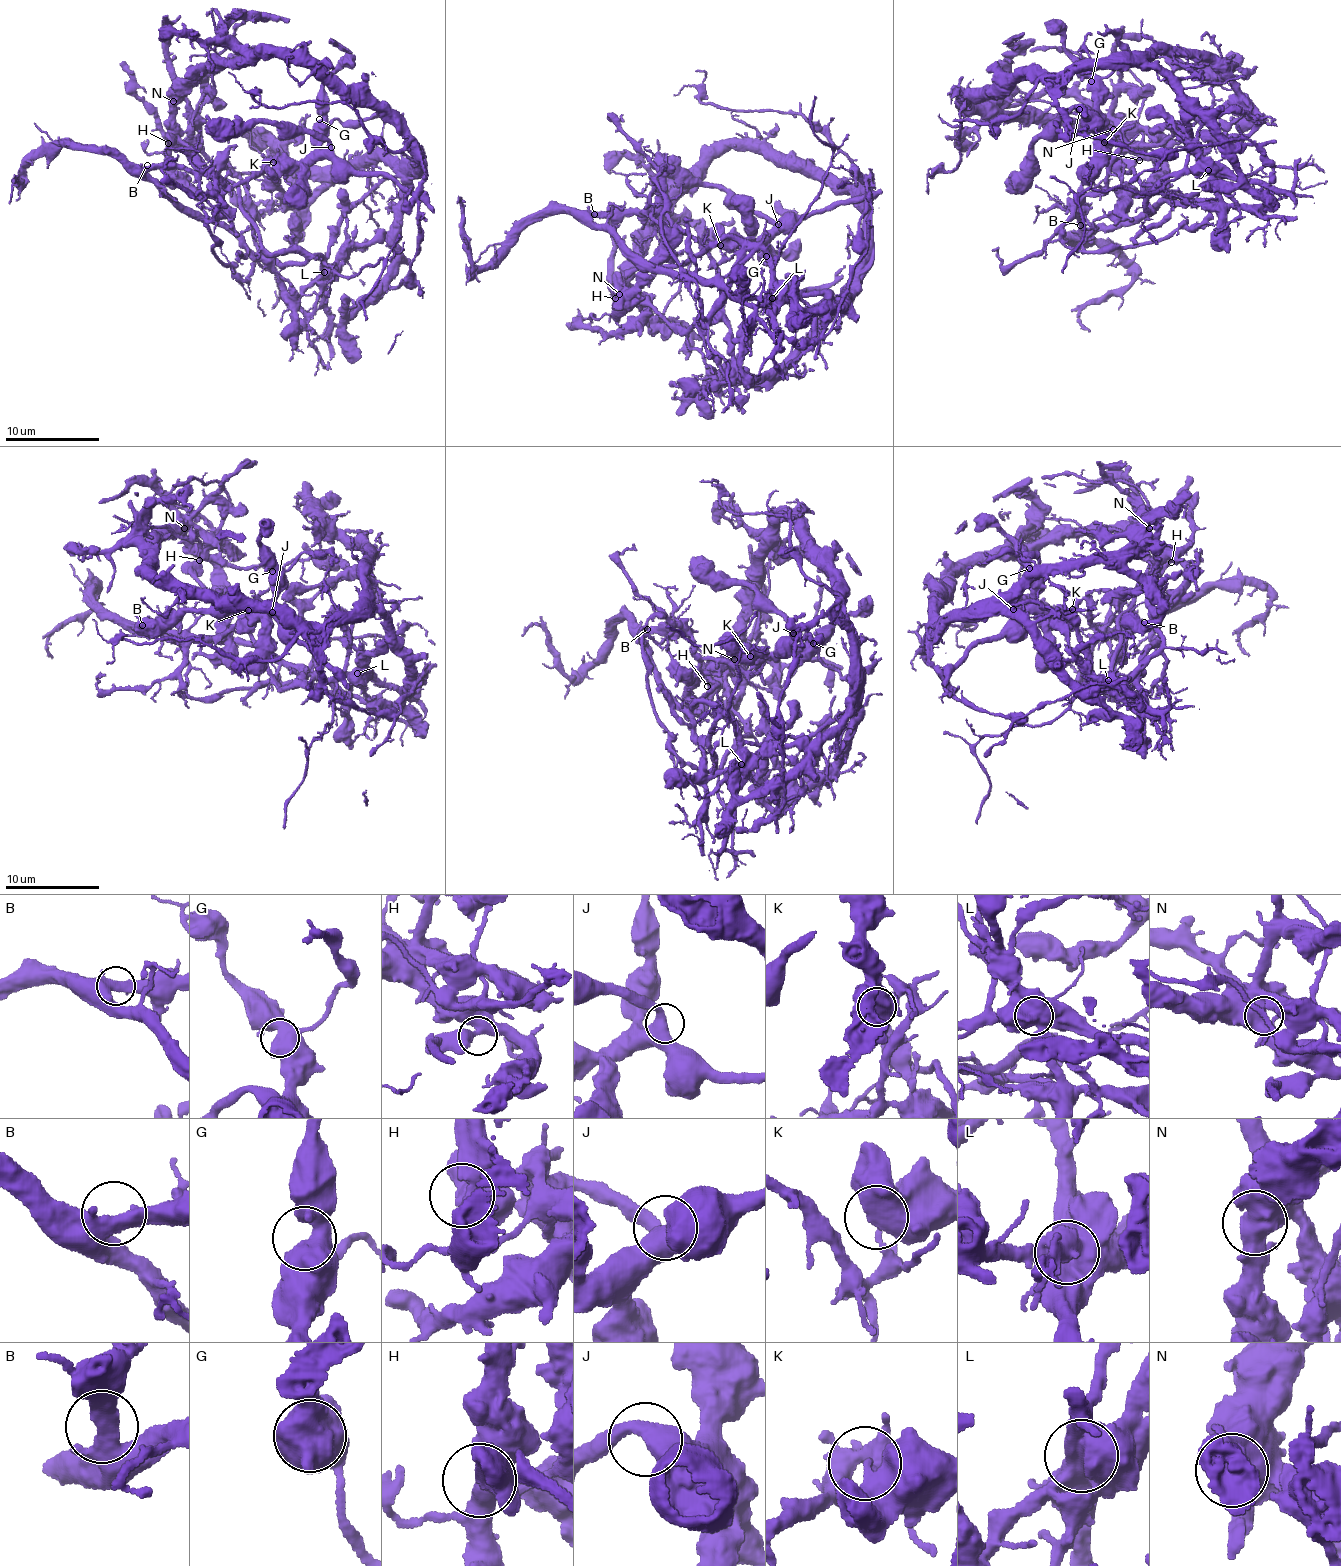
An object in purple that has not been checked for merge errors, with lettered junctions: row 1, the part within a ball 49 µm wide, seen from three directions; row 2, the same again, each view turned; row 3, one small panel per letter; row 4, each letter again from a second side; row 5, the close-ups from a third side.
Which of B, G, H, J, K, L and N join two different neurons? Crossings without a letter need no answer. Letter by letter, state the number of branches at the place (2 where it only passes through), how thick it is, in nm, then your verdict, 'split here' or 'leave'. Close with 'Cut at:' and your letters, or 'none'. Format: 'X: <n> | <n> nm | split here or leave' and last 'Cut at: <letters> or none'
B: 2 | 500 nm | leave
G: 2 | 550 nm | leave
H: 3 | 440 nm | leave
J: 2 | 500 nm | leave
K: 2 | 420 nm | split here
L: 2 | 900 nm | split here
N: 2 | 650 nm | leave
Cut at: K, L

